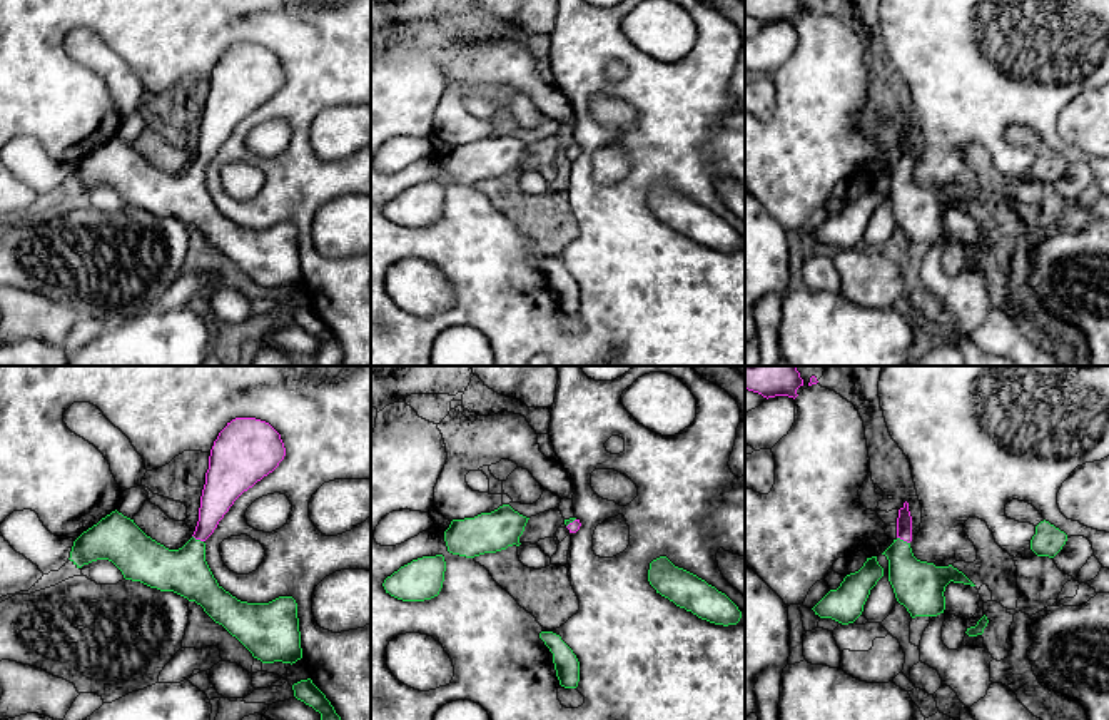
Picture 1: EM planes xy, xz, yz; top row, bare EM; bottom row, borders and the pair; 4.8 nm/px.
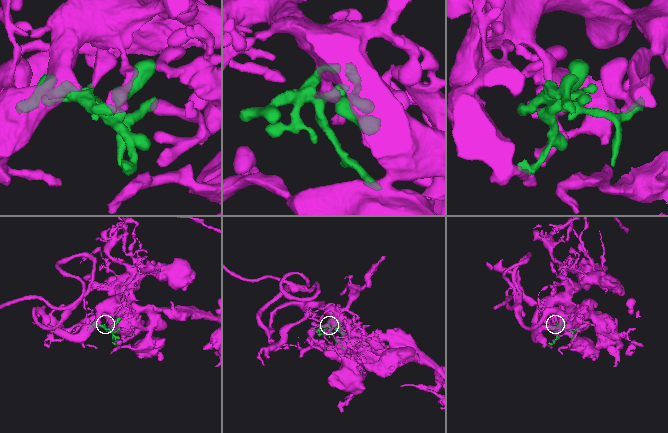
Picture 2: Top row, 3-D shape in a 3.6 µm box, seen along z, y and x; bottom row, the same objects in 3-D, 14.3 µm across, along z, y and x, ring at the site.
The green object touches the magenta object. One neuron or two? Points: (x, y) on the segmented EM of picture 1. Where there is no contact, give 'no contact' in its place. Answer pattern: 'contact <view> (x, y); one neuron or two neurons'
contact yz (902, 540); one neuron

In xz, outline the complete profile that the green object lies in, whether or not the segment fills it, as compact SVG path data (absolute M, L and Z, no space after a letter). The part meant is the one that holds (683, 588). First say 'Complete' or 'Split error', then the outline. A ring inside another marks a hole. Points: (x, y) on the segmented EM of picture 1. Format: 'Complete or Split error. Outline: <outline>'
Complete. Outline: M666 556L650 563L648 581L656 593L710 623L728 626L742 618L742 611L725 593L675 566Z

